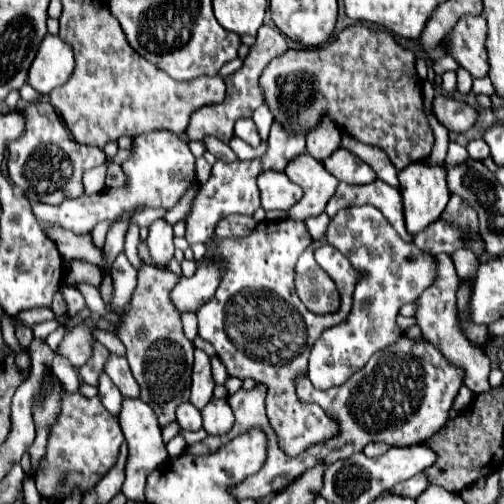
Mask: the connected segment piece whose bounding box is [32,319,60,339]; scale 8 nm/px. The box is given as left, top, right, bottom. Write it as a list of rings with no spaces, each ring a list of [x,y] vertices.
[[[52,319],[48,322],[40,323],[35,325],[33,330],[34,338],[40,338],[40,339],[46,339],[47,335],[49,335],[51,332],[56,330],[60,326],[58,322],[52,322],[57,321],[56,319]]]

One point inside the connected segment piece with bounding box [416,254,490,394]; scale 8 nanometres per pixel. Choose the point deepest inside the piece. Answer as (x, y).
(436, 315)

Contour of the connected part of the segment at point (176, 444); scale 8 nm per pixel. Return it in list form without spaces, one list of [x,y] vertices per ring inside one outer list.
[[[174,436],[168,444],[166,444],[166,450],[170,454],[170,458],[176,458],[178,454],[182,454],[186,450],[186,442],[182,436]]]

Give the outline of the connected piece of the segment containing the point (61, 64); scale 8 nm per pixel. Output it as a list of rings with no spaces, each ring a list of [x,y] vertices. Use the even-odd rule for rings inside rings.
[[[46,36],[28,70],[28,84],[42,96],[62,86],[74,72],[74,52],[58,36]]]

